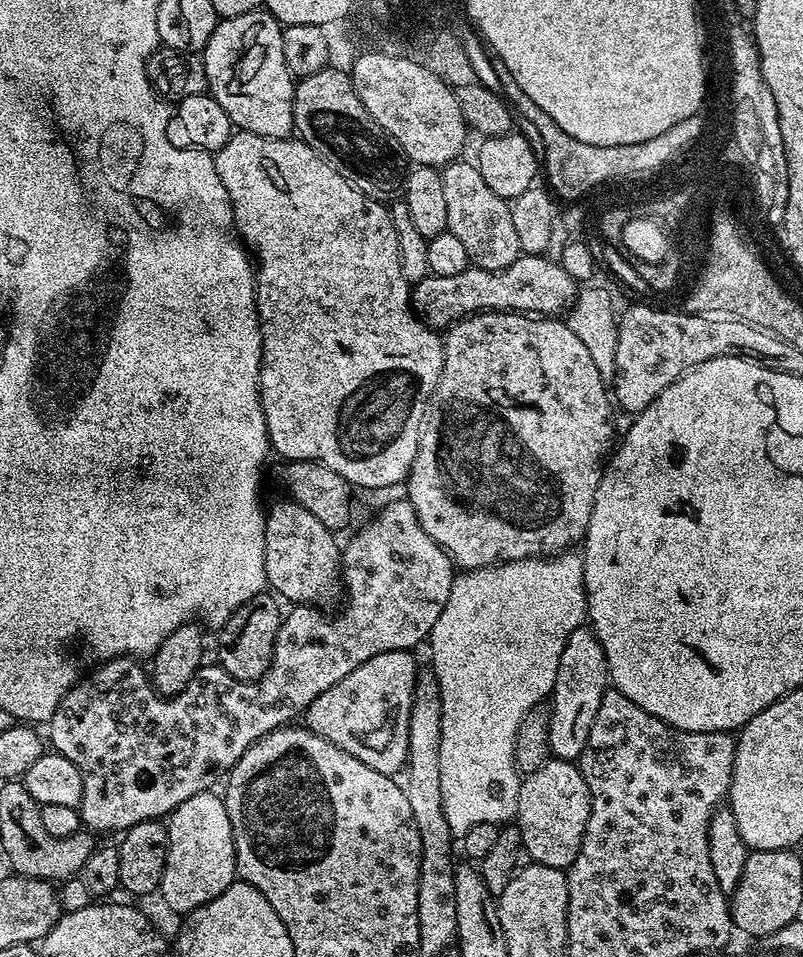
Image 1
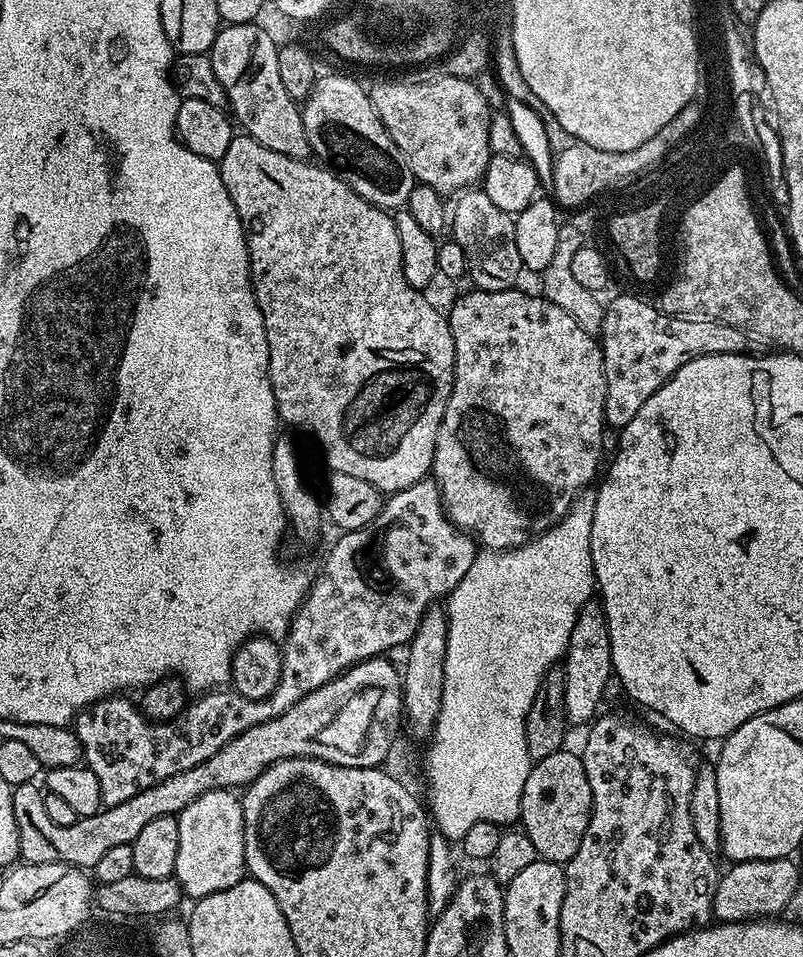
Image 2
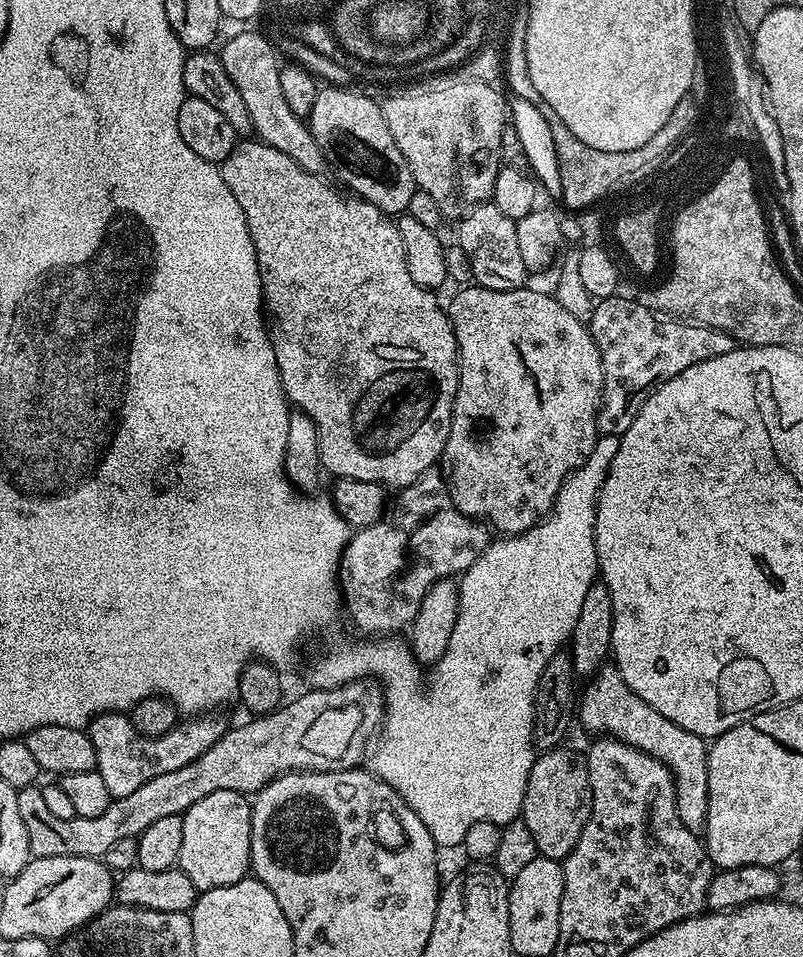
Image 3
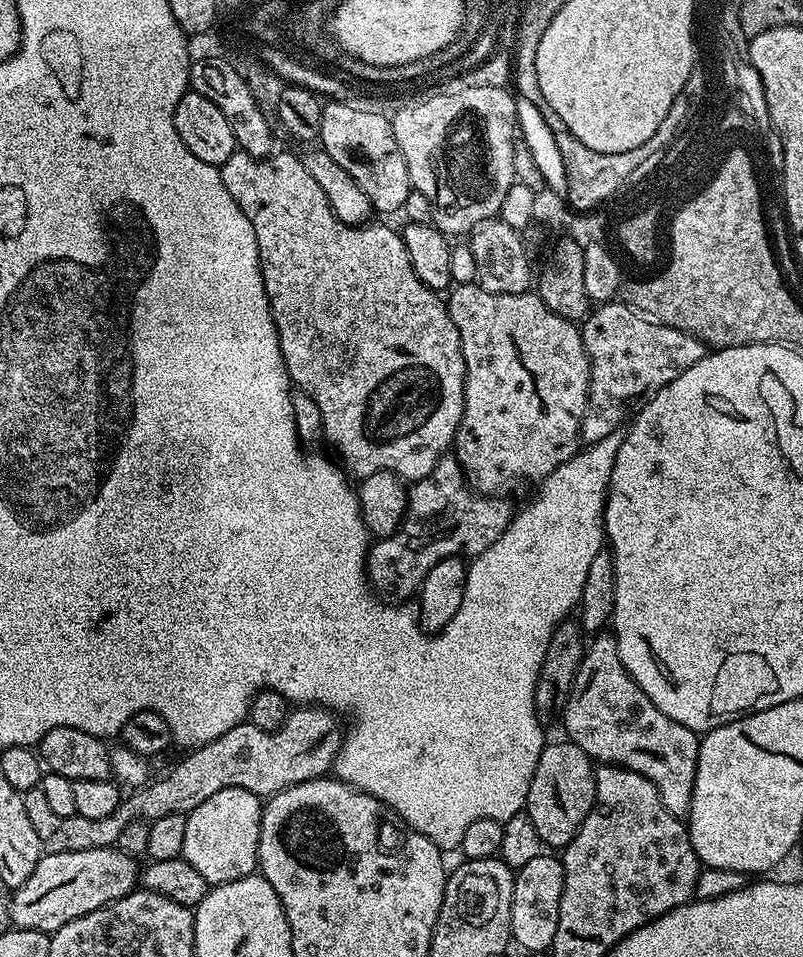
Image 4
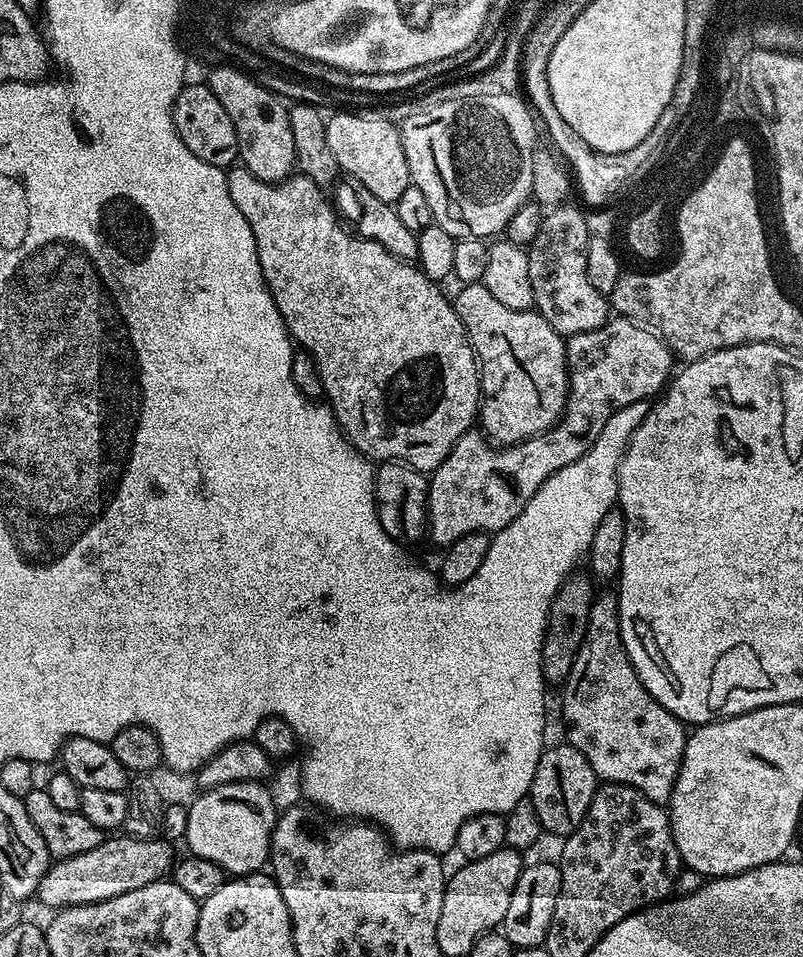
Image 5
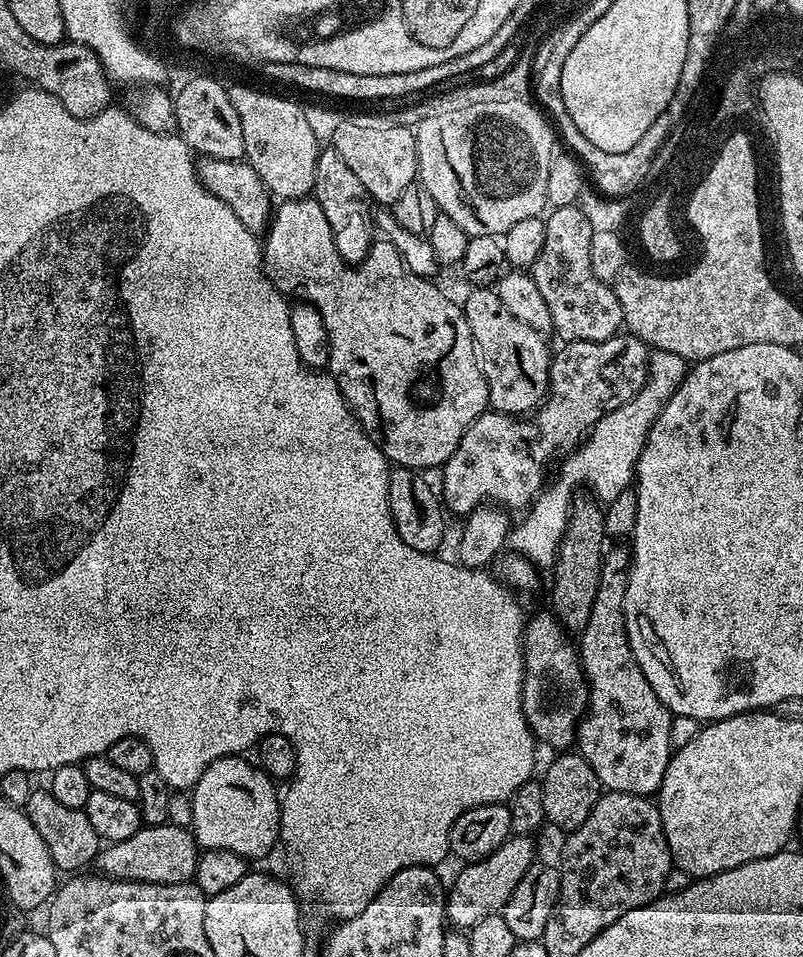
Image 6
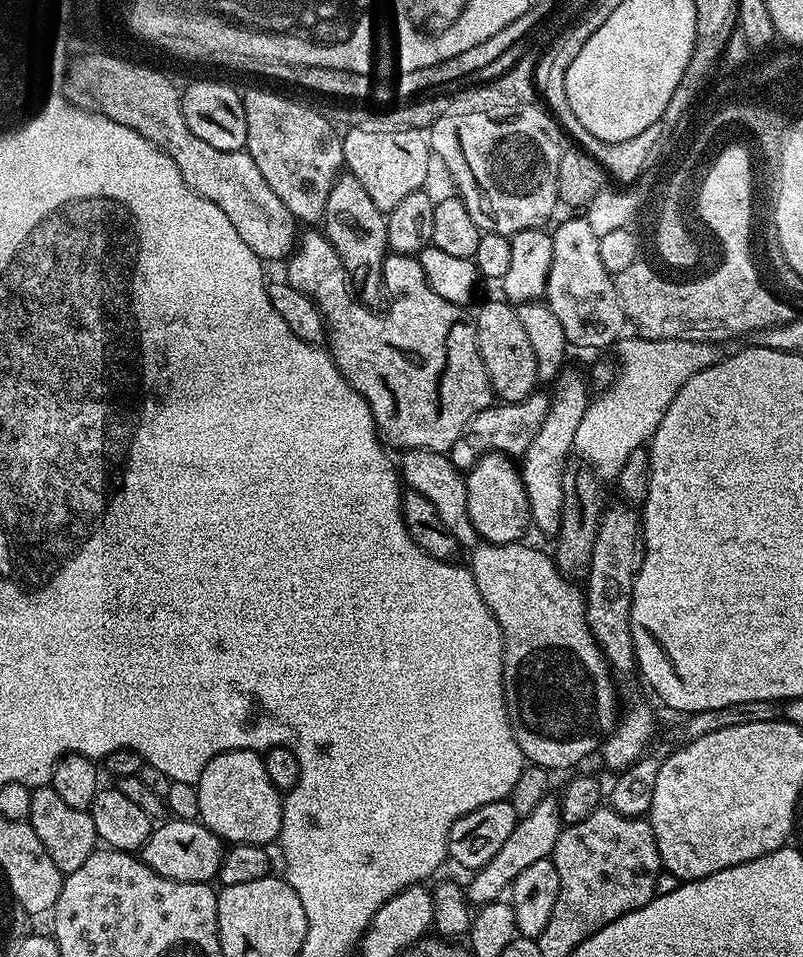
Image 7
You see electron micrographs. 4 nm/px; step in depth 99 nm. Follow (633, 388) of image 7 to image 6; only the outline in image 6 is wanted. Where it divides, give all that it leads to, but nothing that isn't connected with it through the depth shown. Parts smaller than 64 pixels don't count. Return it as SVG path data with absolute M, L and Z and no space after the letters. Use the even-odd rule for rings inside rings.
M669 352L651 353L648 361L648 380L618 410L610 410L606 418L602 418L584 437L582 443L571 454L563 457L564 465L556 476L552 485L549 483L532 501L527 509L524 521L513 527L510 540L514 545L520 544L519 555L525 556L537 569L548 570L556 563L556 551L559 550L560 539L563 538L567 527L568 512L572 505L574 493L583 486L597 501L607 502L618 498L622 490L626 490L633 483L636 475L636 463L646 446L646 438L666 402L676 393L678 386L688 374L689 361L683 360L678 354Z

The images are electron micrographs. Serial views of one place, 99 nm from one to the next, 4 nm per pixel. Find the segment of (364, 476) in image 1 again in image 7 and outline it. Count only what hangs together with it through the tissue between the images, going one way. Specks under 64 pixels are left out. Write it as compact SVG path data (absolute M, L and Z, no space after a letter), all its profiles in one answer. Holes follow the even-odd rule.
M308 230L308 233L301 235L298 240L298 247L293 251L292 255L287 257L288 264L287 283L293 284L299 292L304 292L307 296L312 297L312 301L320 307L320 312L324 316L326 325L326 340L330 347L330 355L335 360L338 370L346 378L346 382L350 382L350 386L354 386L354 390L358 390L358 394L362 394L362 398L366 398L366 402L372 411L372 417L376 423L376 431L389 445L400 448L399 450L407 450L410 448L421 448L427 452L443 452L447 453L454 446L454 442L458 442L458 438L466 430L468 423L473 420L481 410L493 403L494 393L492 383L488 381L488 372L484 368L484 363L480 357L480 351L476 345L476 325L473 317L468 316L461 305L454 302L446 302L446 298L434 294L434 290L430 290L430 286L426 282L426 274L422 274L422 266L419 259L414 256L398 256L389 254L384 258L384 287L387 295L392 296L392 305L389 306L388 312L380 313L373 310L369 305L358 299L357 293L354 291L353 285L348 278L348 271L342 266L342 262L338 258L338 254L334 250L334 246L329 242L327 236L316 230Z

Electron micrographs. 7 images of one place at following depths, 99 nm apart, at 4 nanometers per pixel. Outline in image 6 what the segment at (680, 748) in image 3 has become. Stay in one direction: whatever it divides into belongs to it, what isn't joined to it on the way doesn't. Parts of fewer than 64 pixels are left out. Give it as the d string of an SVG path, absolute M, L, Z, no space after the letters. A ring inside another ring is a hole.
M624 546L612 547L603 554L604 565L598 578L598 594L594 597L594 606L590 609L590 618L586 626L578 633L580 665L584 671L584 679L588 682L588 707L586 715L576 729L574 744L579 755L583 756L586 762L590 762L590 770L598 774L601 789L651 797L659 793L666 766L672 760L674 749L670 742L670 726L673 715L660 701L658 694L654 694L650 682L646 682L646 674L642 674L642 666L638 666L634 658L624 613L630 552Z

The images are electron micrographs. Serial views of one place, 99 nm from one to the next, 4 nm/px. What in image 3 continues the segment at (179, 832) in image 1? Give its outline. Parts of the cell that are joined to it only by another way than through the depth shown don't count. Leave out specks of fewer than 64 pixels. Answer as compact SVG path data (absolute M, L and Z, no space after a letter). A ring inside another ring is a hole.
M214 790L214 794L206 794L202 802L194 802L194 806L183 813L183 817L182 850L178 867L188 875L190 882L194 882L197 890L208 892L212 888L230 886L249 875L252 863L252 806L245 793Z

